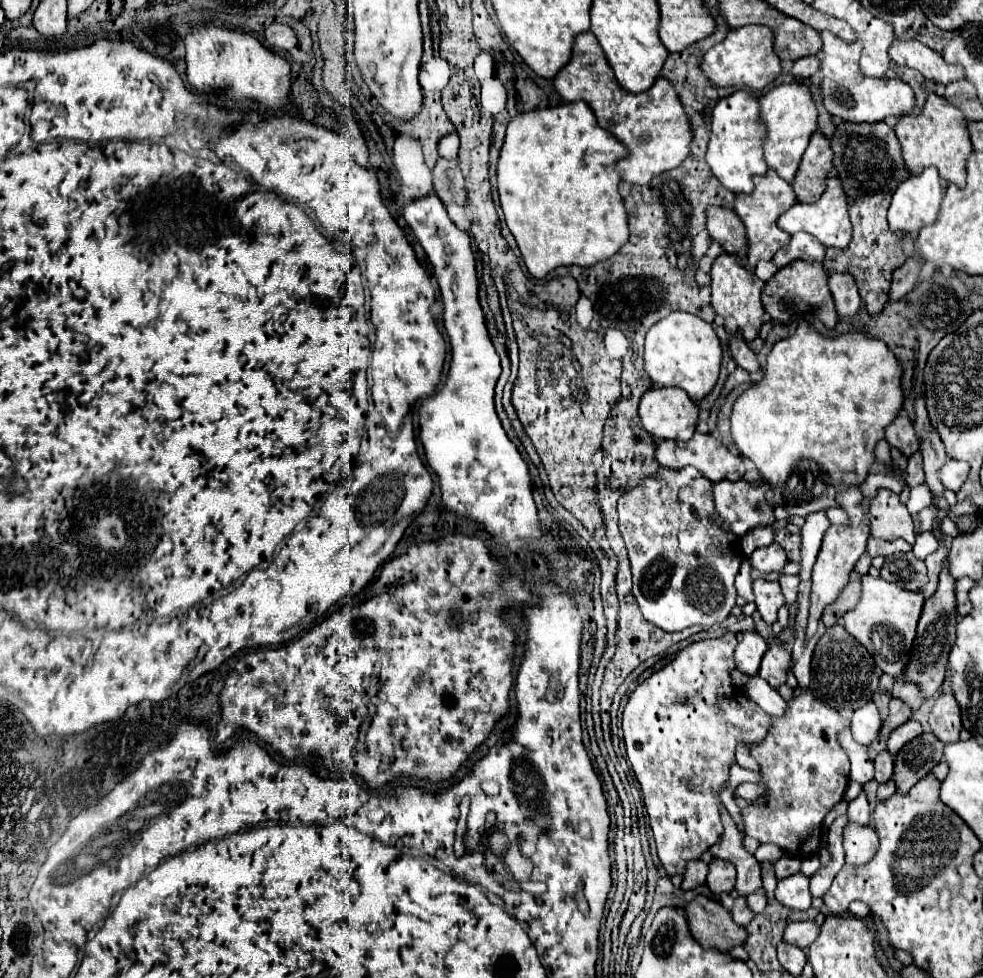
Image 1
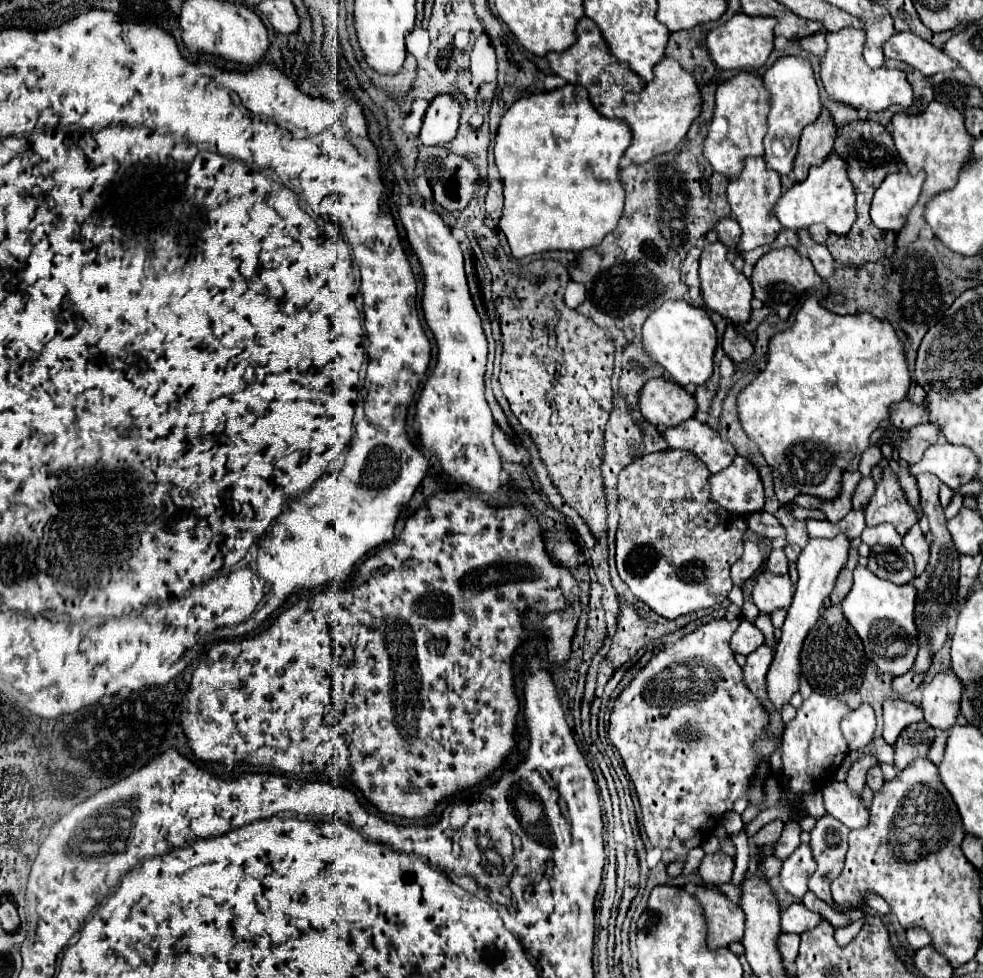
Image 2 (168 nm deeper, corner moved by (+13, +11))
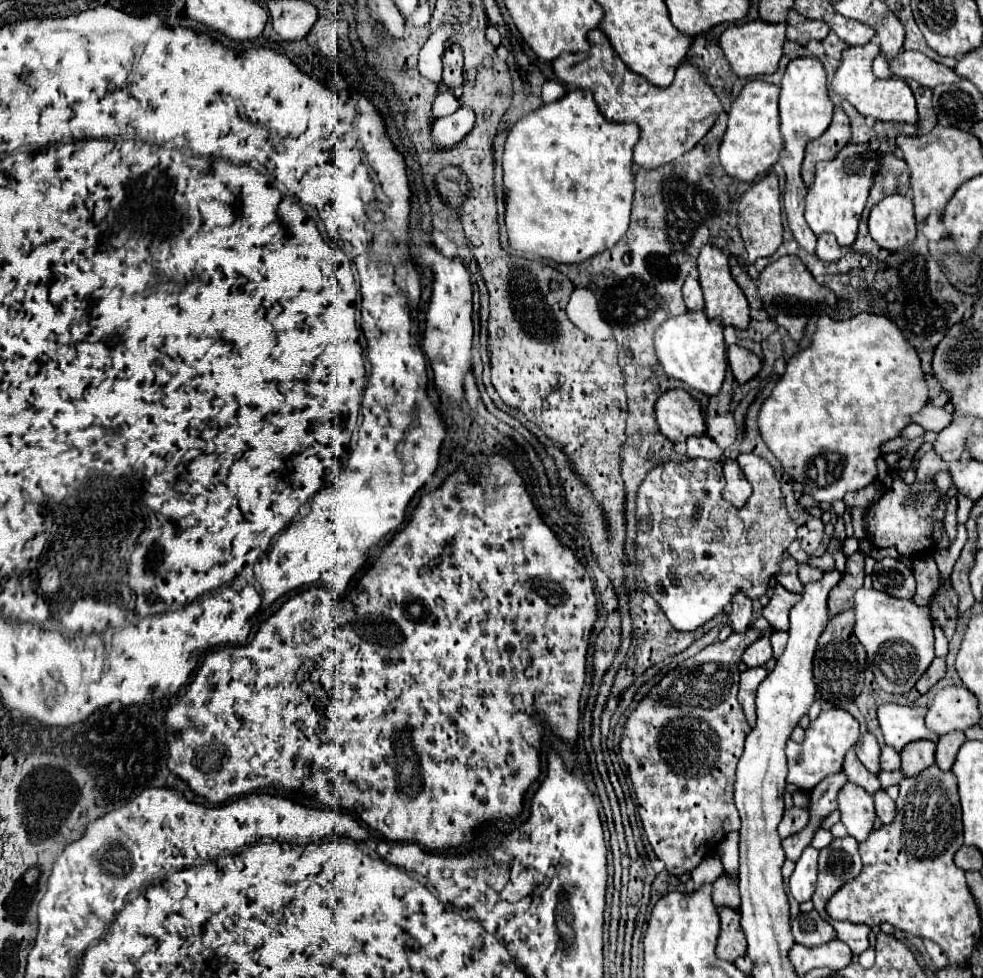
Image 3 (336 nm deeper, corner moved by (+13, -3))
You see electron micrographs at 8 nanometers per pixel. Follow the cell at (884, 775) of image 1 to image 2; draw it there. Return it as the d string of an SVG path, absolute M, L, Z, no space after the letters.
M872 766L872 768L868 770L866 782L868 782L868 786L870 786L874 792L876 792L878 788L882 788L882 784L884 784L884 778L882 778L882 770L880 770L880 766Z

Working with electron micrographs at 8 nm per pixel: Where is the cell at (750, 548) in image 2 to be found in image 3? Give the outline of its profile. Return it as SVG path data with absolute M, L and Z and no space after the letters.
M738 594L738 598L734 598L732 602L732 614L730 614L730 628L732 632L744 632L750 626L752 620L752 600L742 598L742 594Z

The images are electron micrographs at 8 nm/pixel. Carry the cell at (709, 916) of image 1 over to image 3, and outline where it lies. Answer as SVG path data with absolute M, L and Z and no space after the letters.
M718 908L722 930L718 938L718 948L716 954L722 960L734 962L736 958L746 954L746 936L742 934L740 928L740 912L732 908Z

